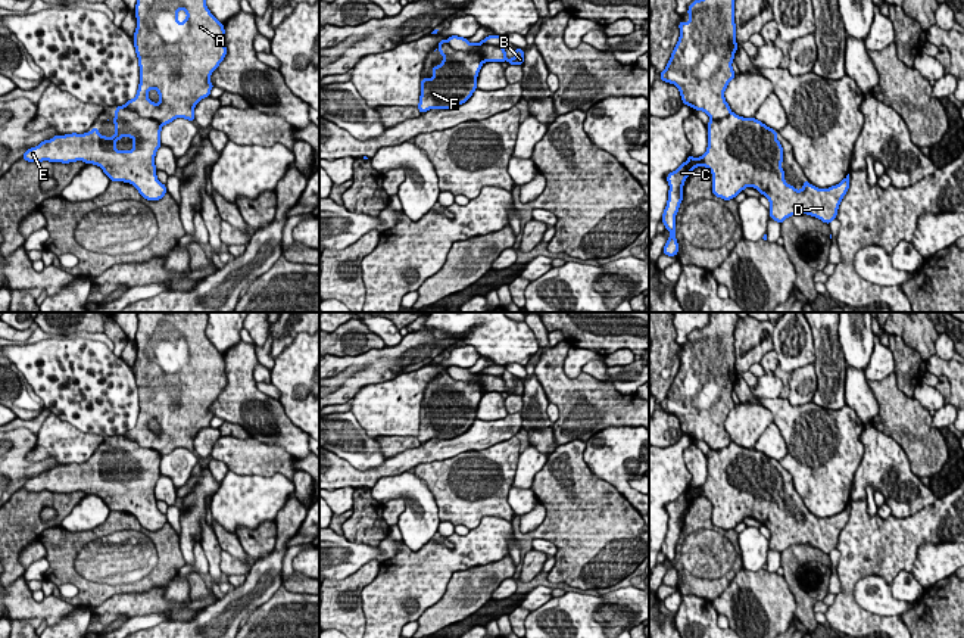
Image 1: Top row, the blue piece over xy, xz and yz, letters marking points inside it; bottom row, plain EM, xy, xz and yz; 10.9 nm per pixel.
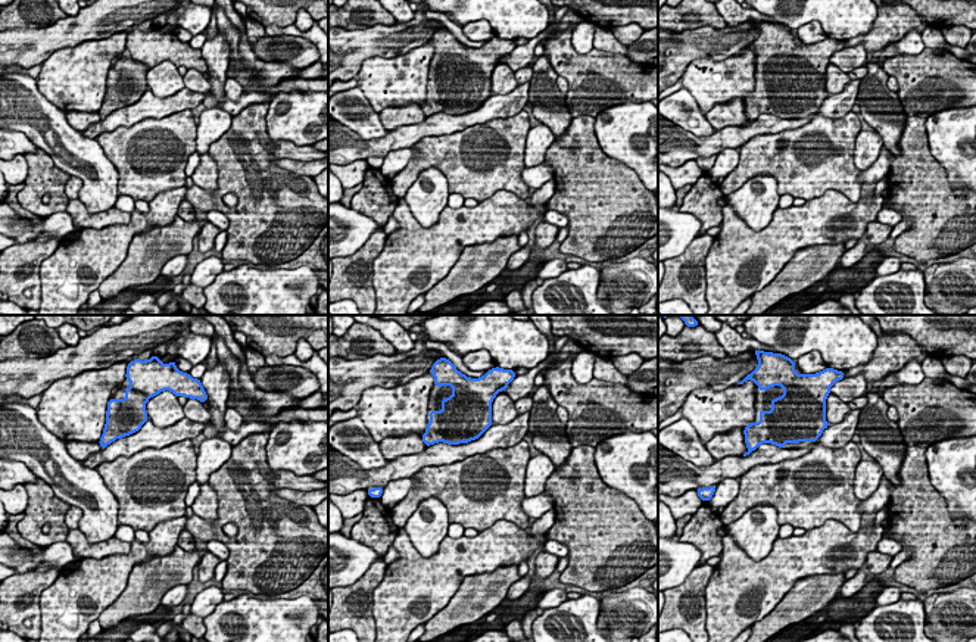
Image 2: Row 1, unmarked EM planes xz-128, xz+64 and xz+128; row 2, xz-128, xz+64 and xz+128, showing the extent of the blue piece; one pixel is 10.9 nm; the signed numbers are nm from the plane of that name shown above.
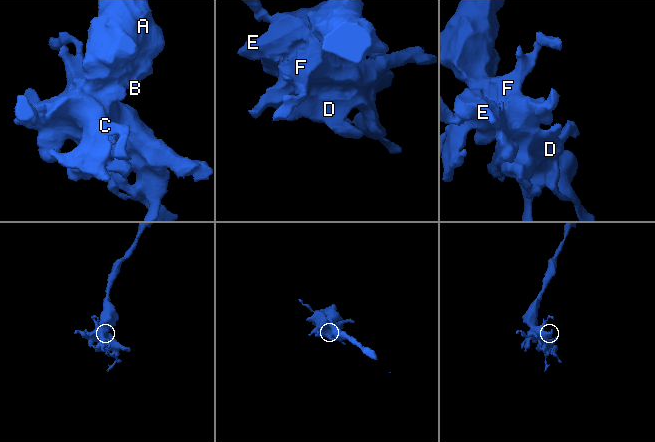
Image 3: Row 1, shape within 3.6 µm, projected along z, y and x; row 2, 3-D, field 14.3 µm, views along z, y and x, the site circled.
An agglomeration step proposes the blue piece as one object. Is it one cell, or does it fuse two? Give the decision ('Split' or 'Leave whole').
Split

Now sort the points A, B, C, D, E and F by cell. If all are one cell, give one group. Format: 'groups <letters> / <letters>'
groups A B / C D E F

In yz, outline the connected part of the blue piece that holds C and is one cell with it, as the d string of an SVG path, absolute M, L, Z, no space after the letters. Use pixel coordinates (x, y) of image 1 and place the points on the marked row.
M734 112L723 119L711 119L706 128L706 152L699 158L689 155L686 162L667 175L670 190L661 221L671 236L664 255L677 256L676 215L684 196L684 180L696 166L711 171L712 193L724 200L734 199L746 187L756 189L770 200L770 218L780 224L796 214L815 217L826 224L836 218L849 190L849 174L829 189L818 189L805 180L802 189L796 190L784 180L783 147L776 130Z

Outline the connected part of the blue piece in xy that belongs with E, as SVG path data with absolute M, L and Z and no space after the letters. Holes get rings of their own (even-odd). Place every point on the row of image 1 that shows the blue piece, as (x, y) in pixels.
M124 105L116 106L113 115L112 137L100 136L99 127L84 134L57 134L26 149L22 158L28 162L93 164L100 166L110 181L132 184L144 199L162 199L168 190L157 180L155 165L156 152L162 146L162 125L156 119L138 116ZM122 137L132 139L130 152L116 149L116 141Z

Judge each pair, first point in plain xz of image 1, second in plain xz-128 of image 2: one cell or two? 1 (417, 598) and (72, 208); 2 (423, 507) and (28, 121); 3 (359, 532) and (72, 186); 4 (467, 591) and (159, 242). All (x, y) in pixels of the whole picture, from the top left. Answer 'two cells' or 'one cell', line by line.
1: two cells
2: one cell
3: two cells
4: one cell

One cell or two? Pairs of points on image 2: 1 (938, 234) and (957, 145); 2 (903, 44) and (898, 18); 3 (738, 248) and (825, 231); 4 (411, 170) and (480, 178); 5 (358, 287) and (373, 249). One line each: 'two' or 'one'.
1: two
2: two
3: one
4: one
5: one

